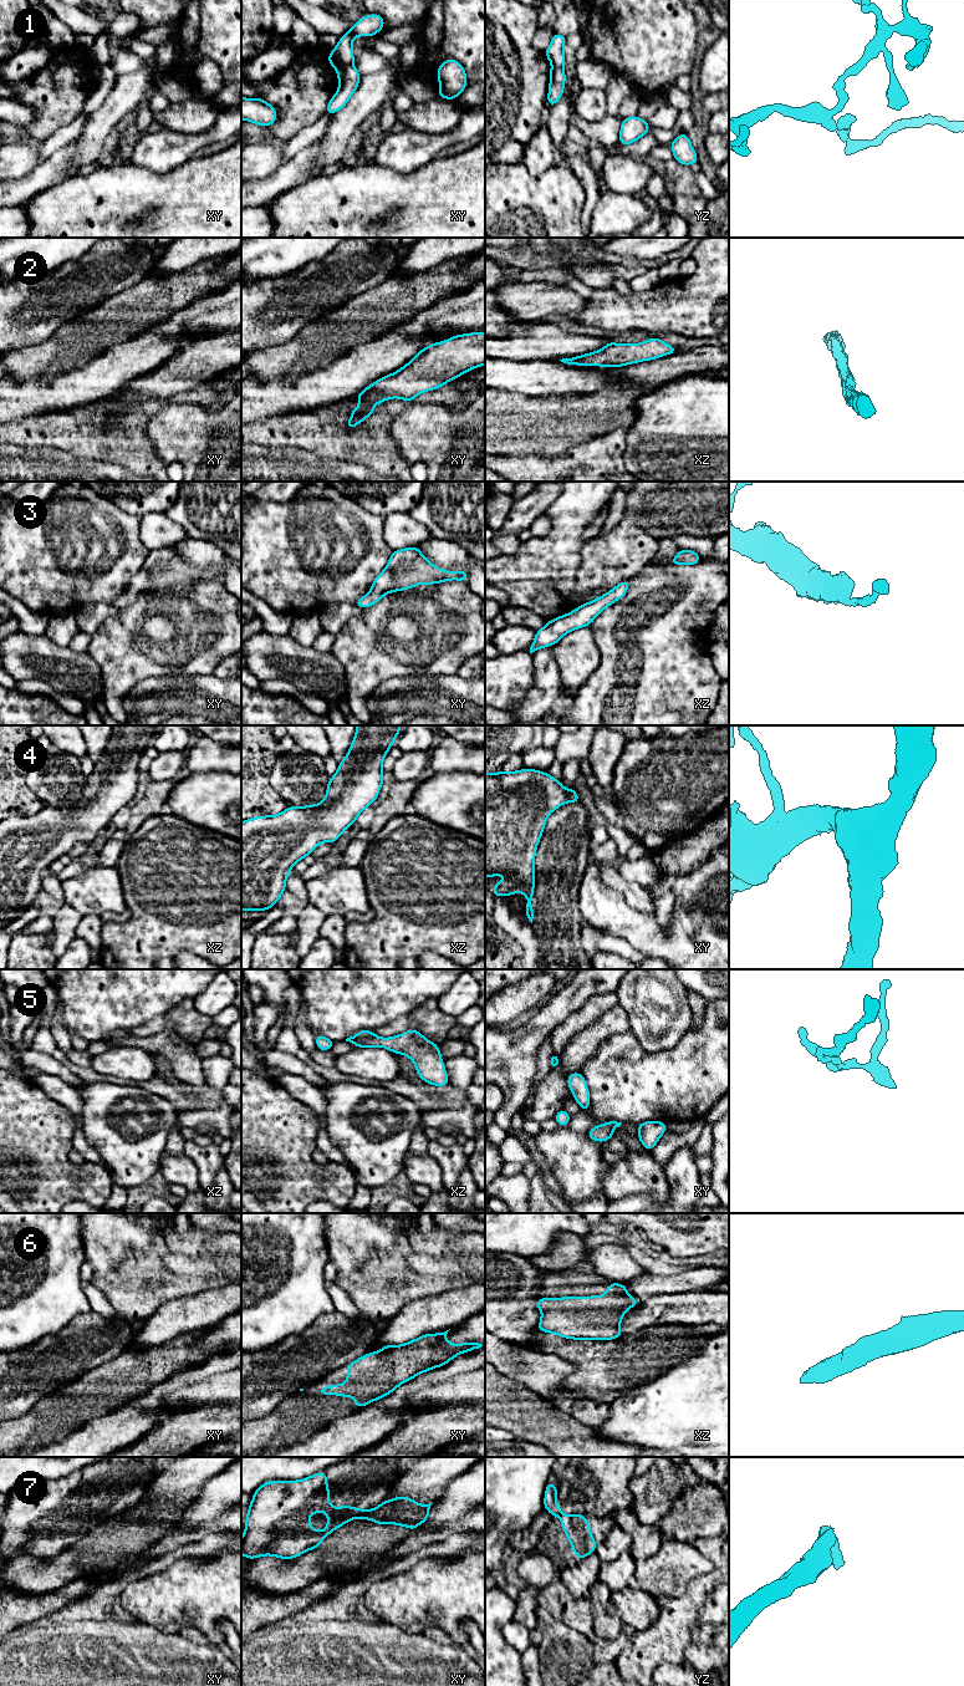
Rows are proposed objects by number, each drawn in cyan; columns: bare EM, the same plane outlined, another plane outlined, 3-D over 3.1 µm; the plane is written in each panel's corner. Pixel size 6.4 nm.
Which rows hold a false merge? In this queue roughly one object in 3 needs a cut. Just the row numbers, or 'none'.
1, 5, 7

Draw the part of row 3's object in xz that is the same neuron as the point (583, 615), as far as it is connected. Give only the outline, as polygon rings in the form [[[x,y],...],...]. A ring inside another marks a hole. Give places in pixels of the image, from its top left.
[[[629,580],[619,582],[614,589],[598,598],[578,606],[576,610],[549,621],[536,631],[530,653],[549,646],[556,645],[566,633],[590,626],[592,621],[609,605],[621,600],[629,587]]]

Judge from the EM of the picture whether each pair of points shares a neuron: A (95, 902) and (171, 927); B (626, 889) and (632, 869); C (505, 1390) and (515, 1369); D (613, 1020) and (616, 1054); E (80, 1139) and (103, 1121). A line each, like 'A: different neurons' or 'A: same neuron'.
A: different neurons
B: different neurons
C: different neurons
D: different neurons
E: different neurons

